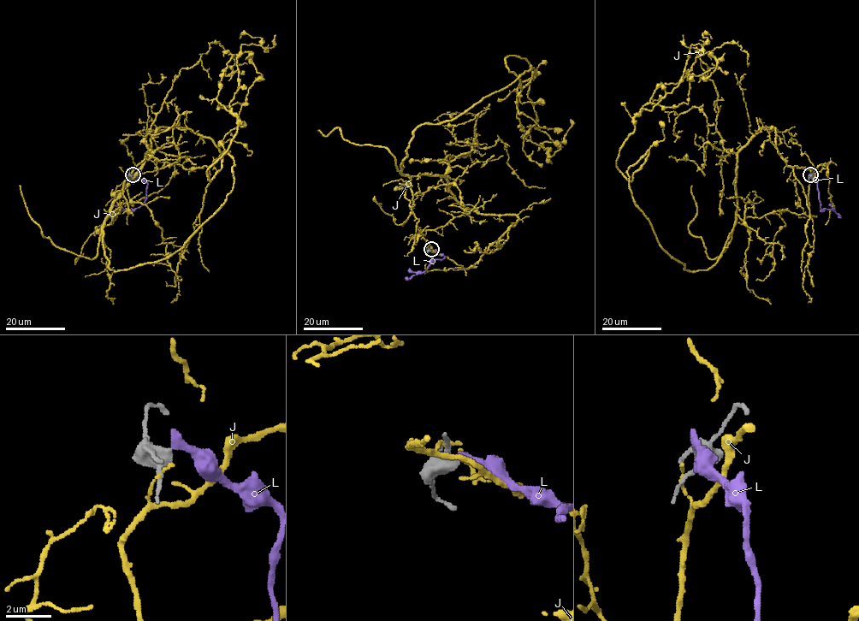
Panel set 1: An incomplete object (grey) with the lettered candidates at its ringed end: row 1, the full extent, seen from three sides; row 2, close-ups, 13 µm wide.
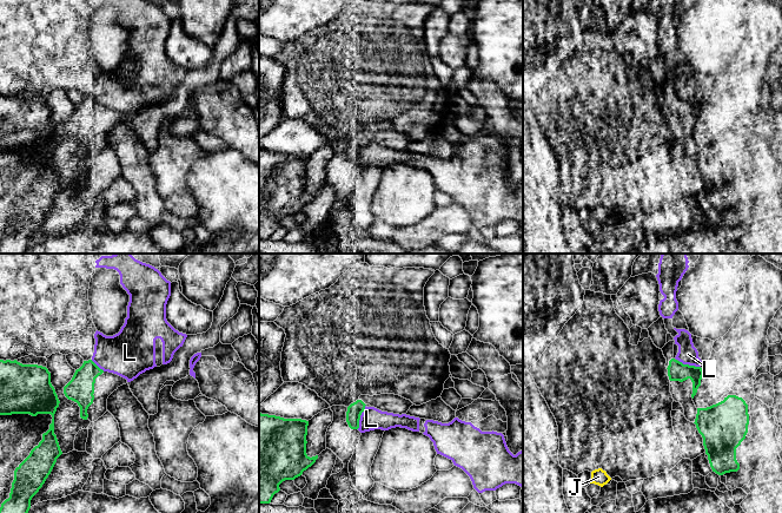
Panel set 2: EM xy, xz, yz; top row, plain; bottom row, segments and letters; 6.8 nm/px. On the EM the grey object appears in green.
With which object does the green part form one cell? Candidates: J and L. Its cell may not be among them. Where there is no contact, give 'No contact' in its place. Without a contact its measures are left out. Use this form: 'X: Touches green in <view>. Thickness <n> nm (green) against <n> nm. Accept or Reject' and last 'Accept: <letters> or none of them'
J: No contact. Reject
L: Touches green in xz. Thickness 100 nm (green) against 150 nm. Reject
Accept: none of them

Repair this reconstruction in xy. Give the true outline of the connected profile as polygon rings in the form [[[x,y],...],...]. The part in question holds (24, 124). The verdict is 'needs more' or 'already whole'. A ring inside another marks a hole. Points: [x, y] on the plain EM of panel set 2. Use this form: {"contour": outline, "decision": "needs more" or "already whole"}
{"contour": [[[0,96],[0,151],[51,150],[49,165],[29,191],[15,204],[9,234],[0,243],[0,254],[25,254],[32,234],[51,210],[62,190],[54,170],[59,134],[46,103]]], "decision": "already whole"}

